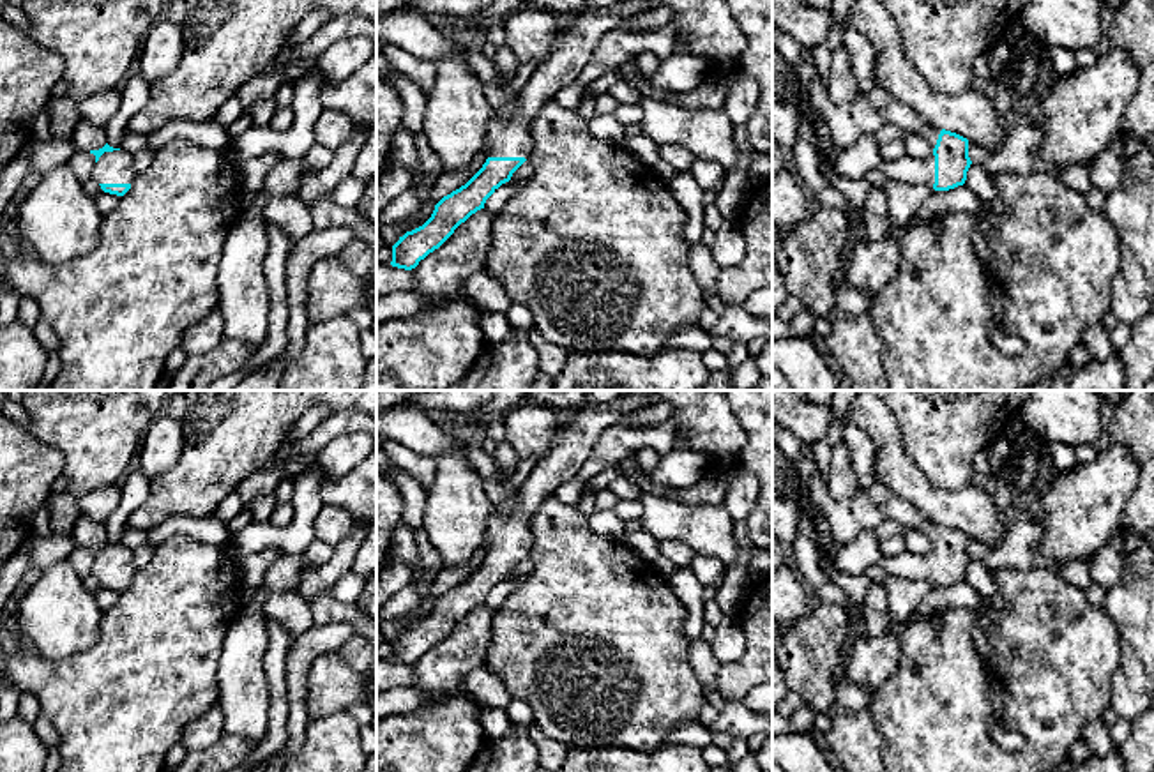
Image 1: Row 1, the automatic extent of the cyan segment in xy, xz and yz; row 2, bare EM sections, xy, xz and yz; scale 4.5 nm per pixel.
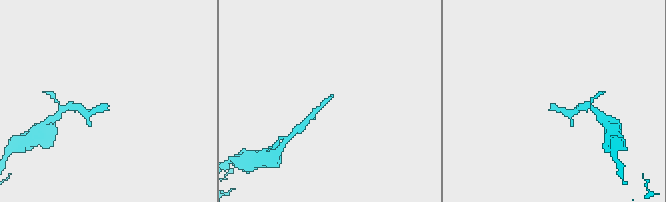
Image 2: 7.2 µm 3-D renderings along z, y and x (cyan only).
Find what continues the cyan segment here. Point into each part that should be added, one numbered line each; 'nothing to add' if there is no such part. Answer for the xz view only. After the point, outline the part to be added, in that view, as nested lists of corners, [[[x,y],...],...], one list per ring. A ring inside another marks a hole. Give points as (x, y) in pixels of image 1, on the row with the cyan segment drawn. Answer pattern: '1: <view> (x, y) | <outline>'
1: xz (573, 46) | [[[617,0],[610,7],[576,12],[564,21],[548,57],[518,92],[518,111],[509,118],[491,115],[488,125],[490,157],[525,157],[534,148],[528,125],[546,102],[573,85],[592,57],[599,41],[624,19],[650,9],[652,0]]]

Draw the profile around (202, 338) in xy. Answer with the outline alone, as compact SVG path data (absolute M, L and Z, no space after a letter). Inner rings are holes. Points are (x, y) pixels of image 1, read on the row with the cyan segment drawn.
M212 309L203 320L189 327L180 348L189 355L210 353L224 337L224 323L219 309Z

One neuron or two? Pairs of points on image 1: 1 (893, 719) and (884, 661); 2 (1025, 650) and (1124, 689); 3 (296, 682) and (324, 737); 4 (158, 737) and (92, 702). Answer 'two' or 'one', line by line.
1: two
2: two
3: two
4: one

